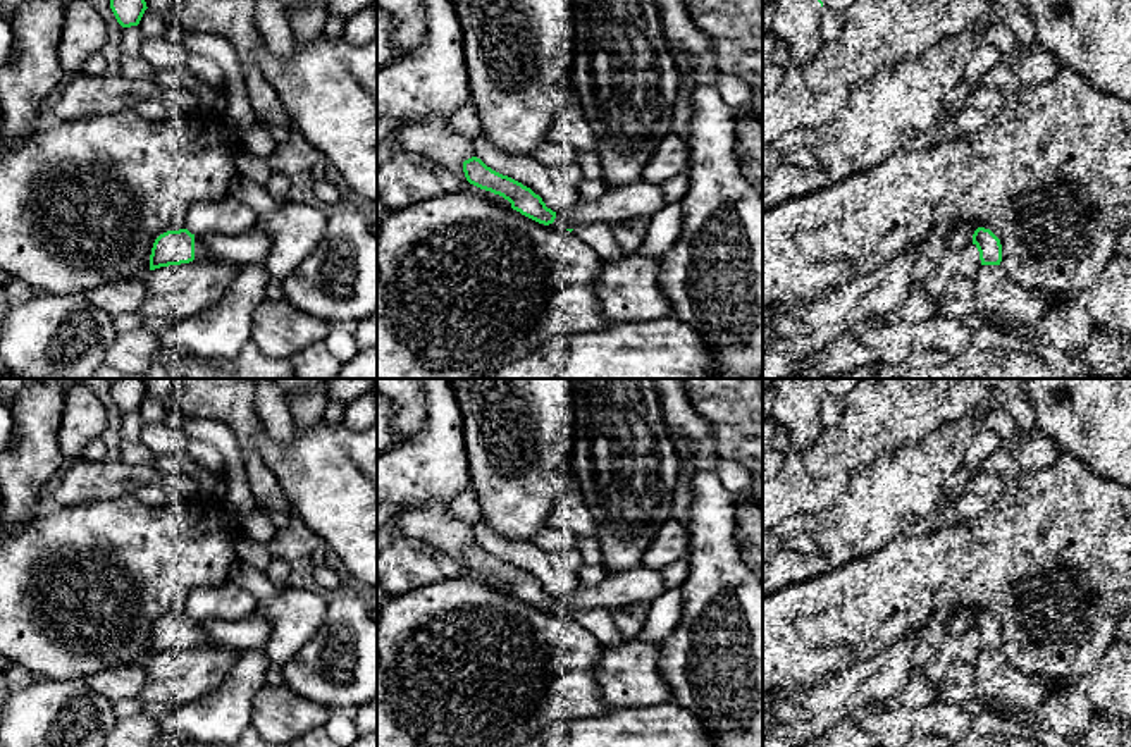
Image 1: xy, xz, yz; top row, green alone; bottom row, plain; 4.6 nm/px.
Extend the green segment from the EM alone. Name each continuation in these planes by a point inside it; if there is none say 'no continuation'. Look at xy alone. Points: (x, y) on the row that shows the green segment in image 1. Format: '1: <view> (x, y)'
1: xy (200, 250)

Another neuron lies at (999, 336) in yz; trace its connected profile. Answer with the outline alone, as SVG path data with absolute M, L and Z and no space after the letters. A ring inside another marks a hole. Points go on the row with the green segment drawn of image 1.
M993 322L974 330L976 346L981 346L992 353L997 351L1016 351L1029 353L1035 351L1036 341L1028 336L1023 329L1017 329L1005 322Z

